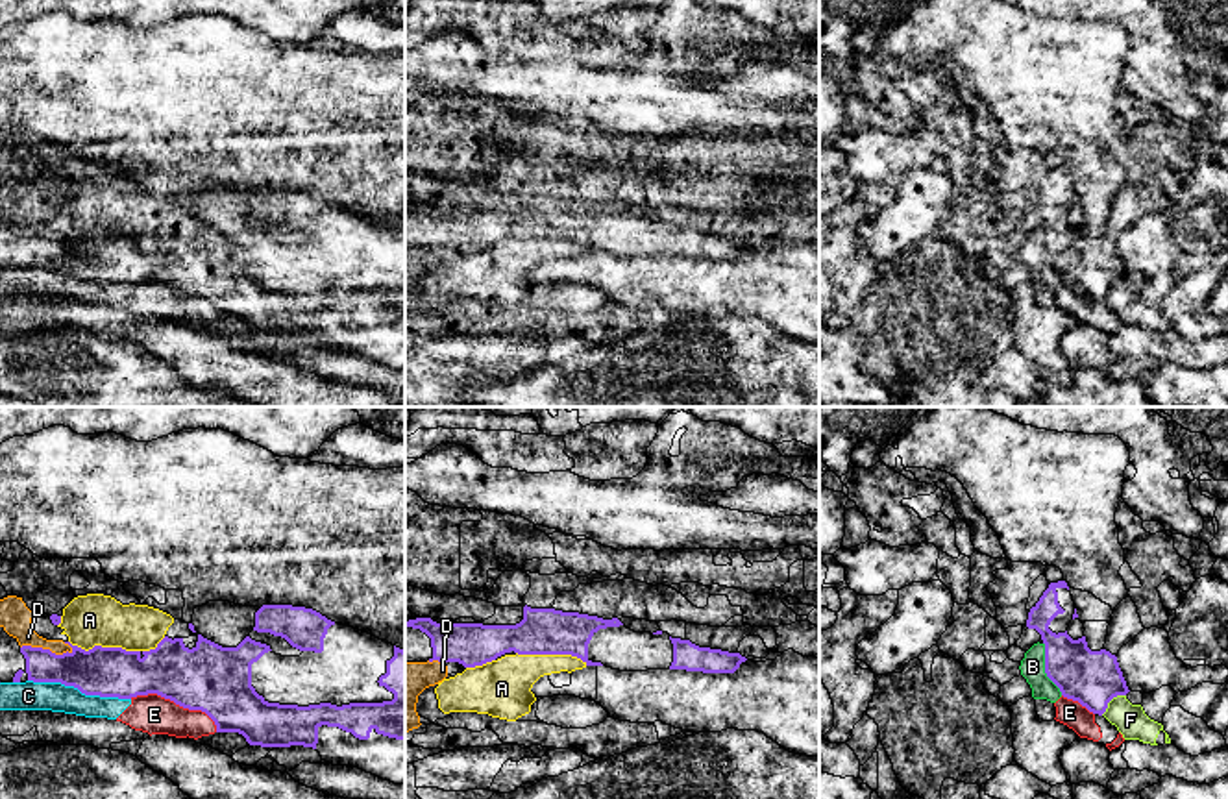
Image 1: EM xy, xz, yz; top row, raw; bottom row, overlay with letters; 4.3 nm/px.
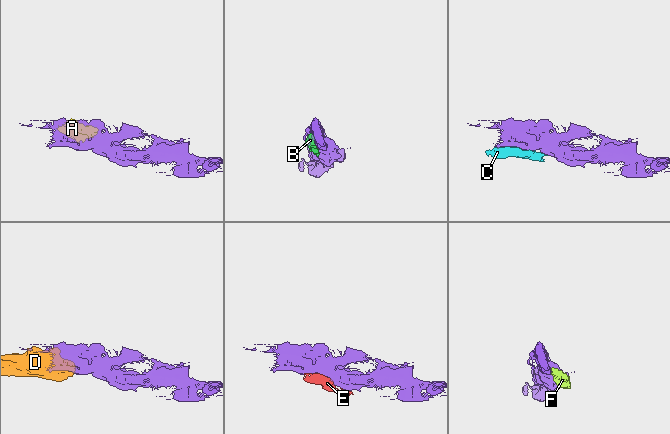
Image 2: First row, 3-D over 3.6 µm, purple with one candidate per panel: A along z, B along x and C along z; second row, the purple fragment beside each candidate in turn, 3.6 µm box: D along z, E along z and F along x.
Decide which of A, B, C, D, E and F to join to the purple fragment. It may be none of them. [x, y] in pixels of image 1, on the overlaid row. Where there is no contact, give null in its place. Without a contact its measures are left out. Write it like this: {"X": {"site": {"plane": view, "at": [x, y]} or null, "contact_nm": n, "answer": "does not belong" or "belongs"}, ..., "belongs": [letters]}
{"A": {"site": {"plane": "xz", "at": [552, 653]}, "contact_nm": 320, "answer": "belongs"}, "B": {"site": {"plane": "yz", "at": [1045, 668]}, "contact_nm": 240, "answer": "does not belong"}, "C": {"site": {"plane": "xy", "at": [80, 690]}, "contact_nm": 460, "answer": "does not belong"}, "D": {"site": {"plane": "xy", "at": [47, 650]}, "contact_nm": 240, "answer": "does not belong"}, "E": {"site": {"plane": "xy", "at": [176, 703]}, "contact_nm": 420, "answer": "does not belong"}, "F": {"site": {"plane": "yz", "at": [1110, 700]}, "contact_nm": 140, "answer": "does not belong"}, "belongs": ["A"]}

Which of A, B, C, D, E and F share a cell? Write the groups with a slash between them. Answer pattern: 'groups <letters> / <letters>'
groups A / B / C E / D F

